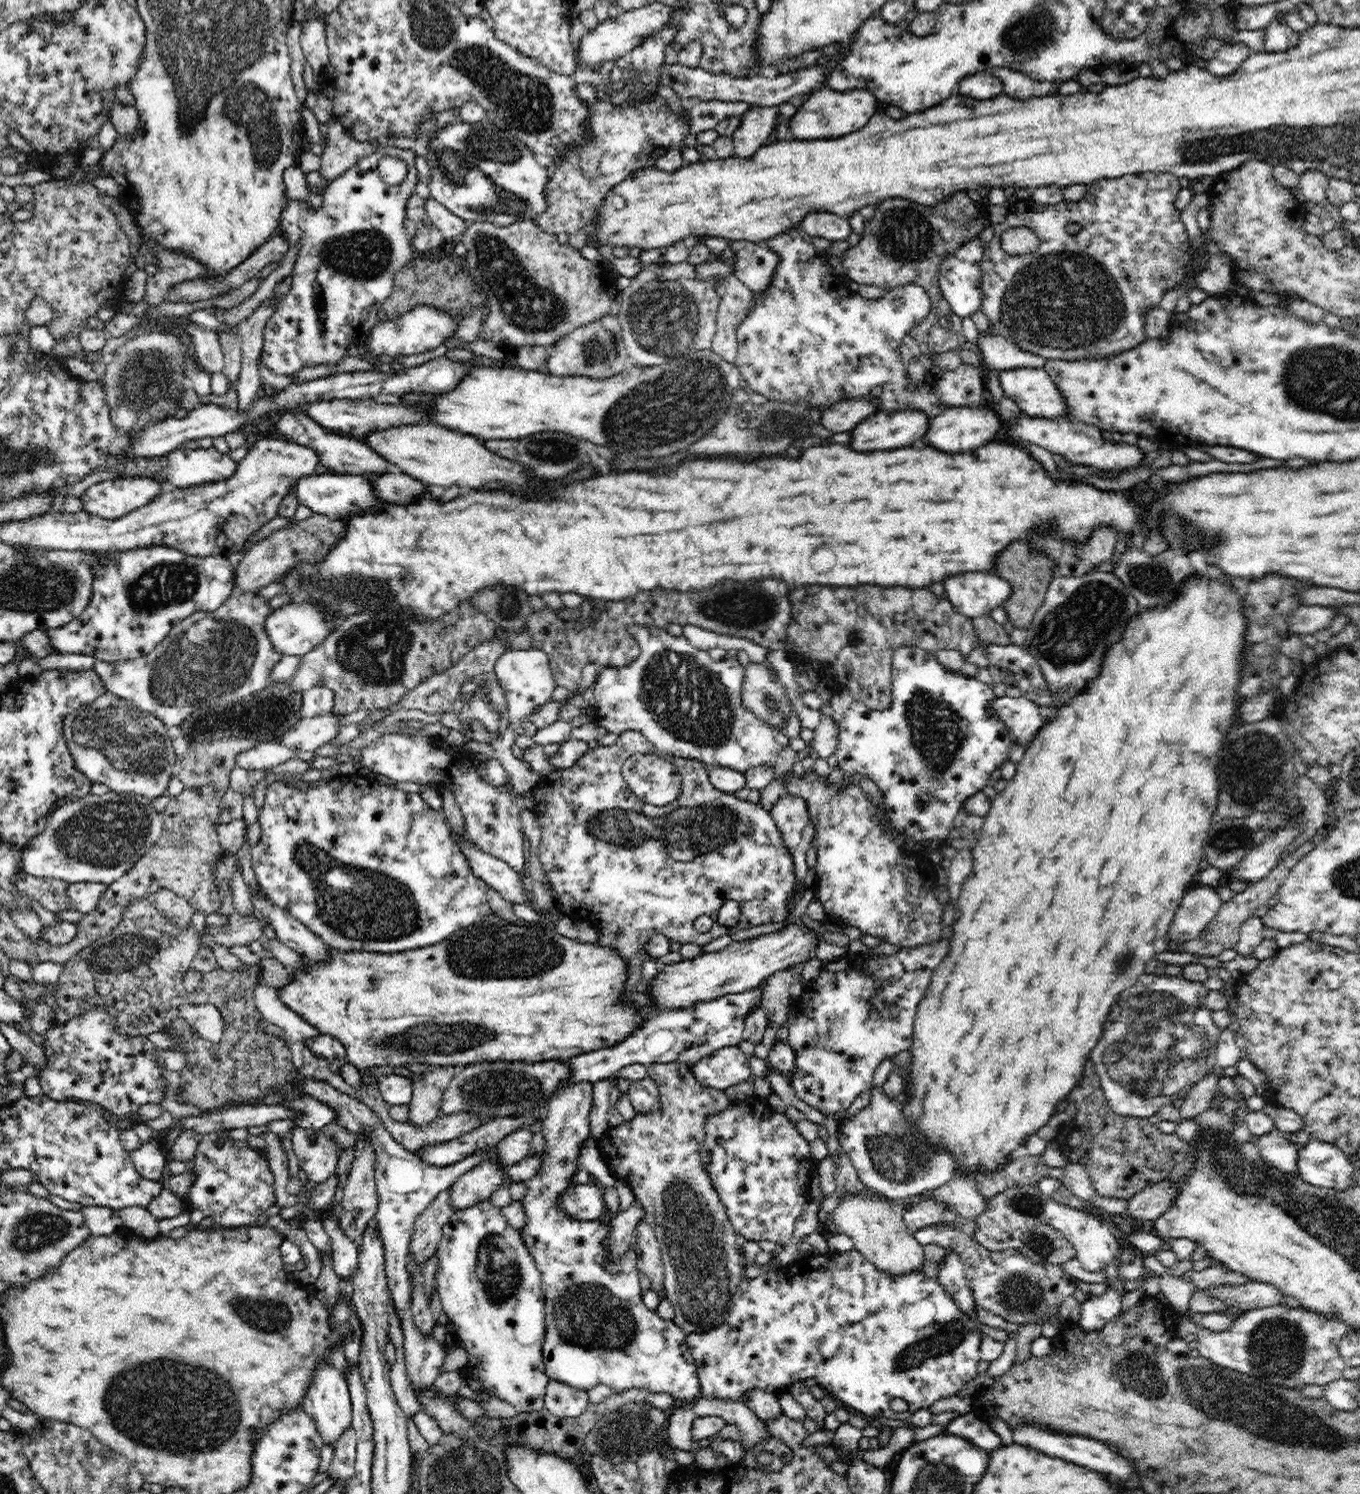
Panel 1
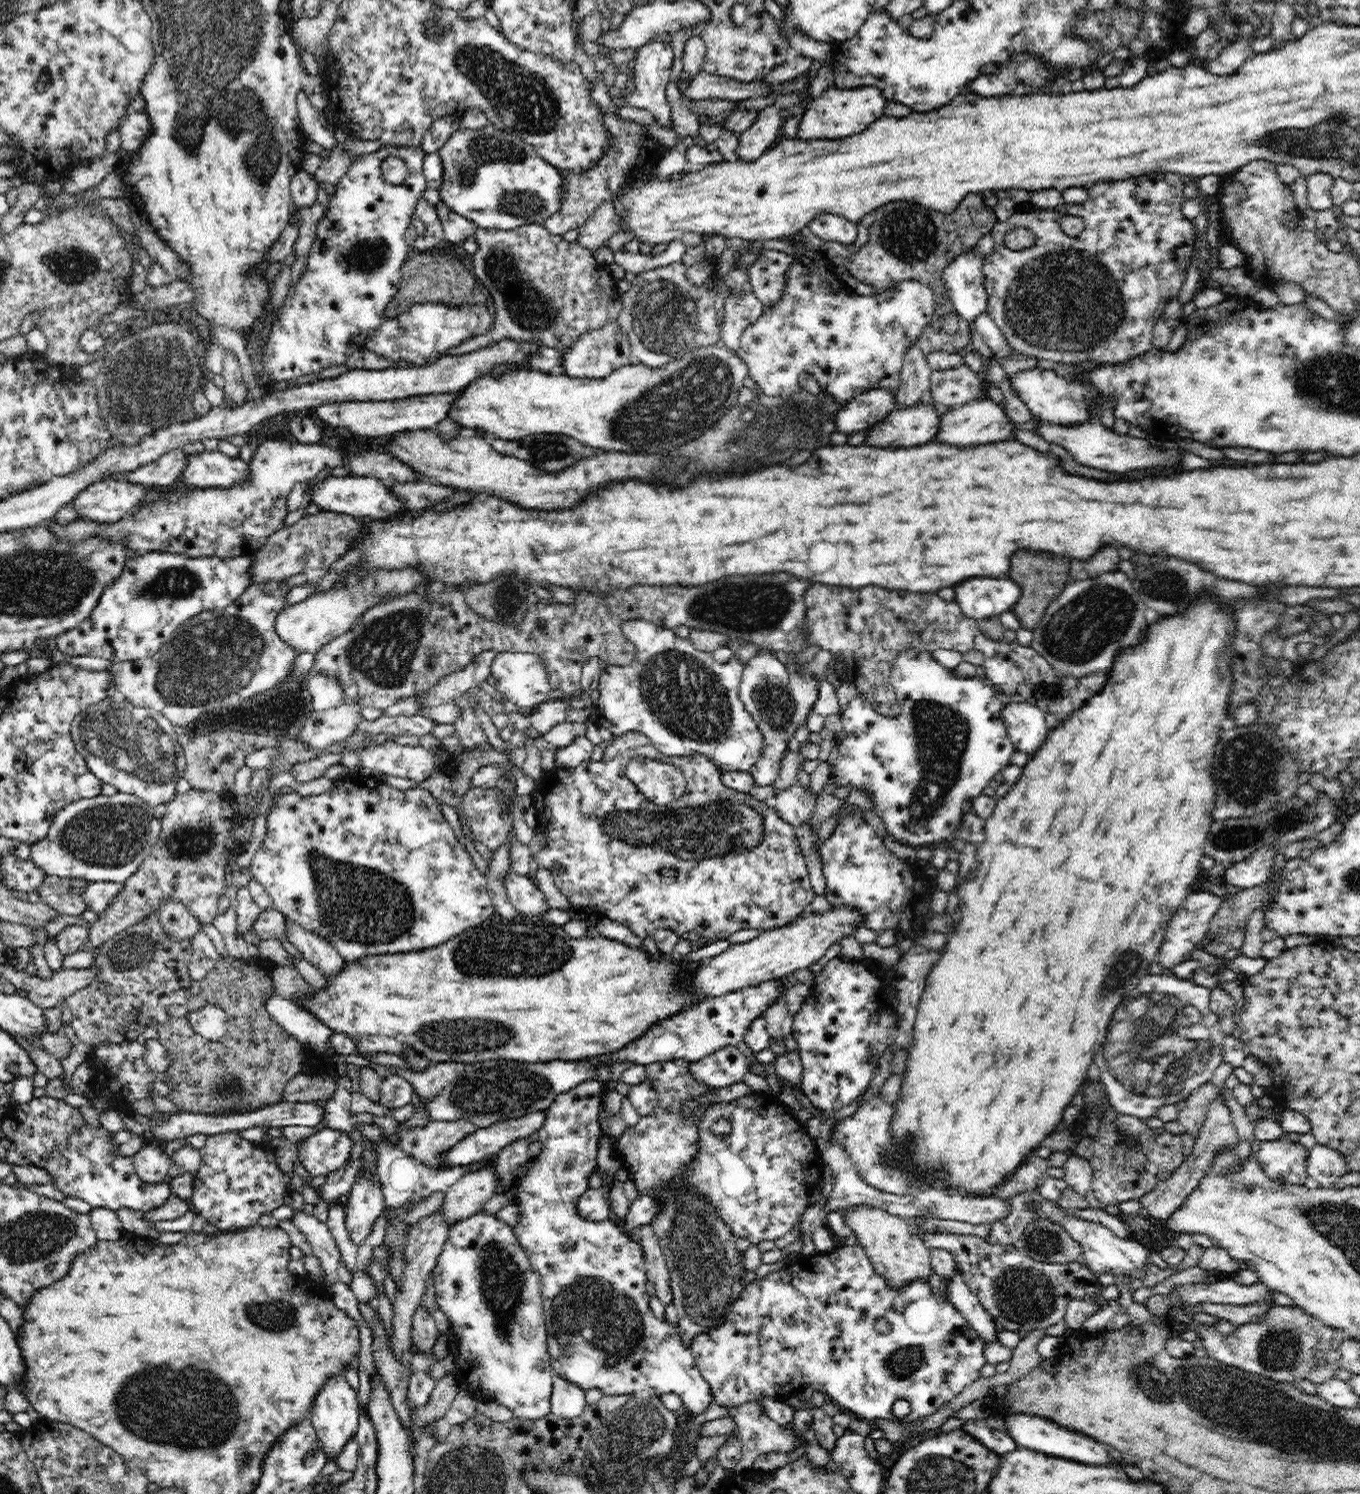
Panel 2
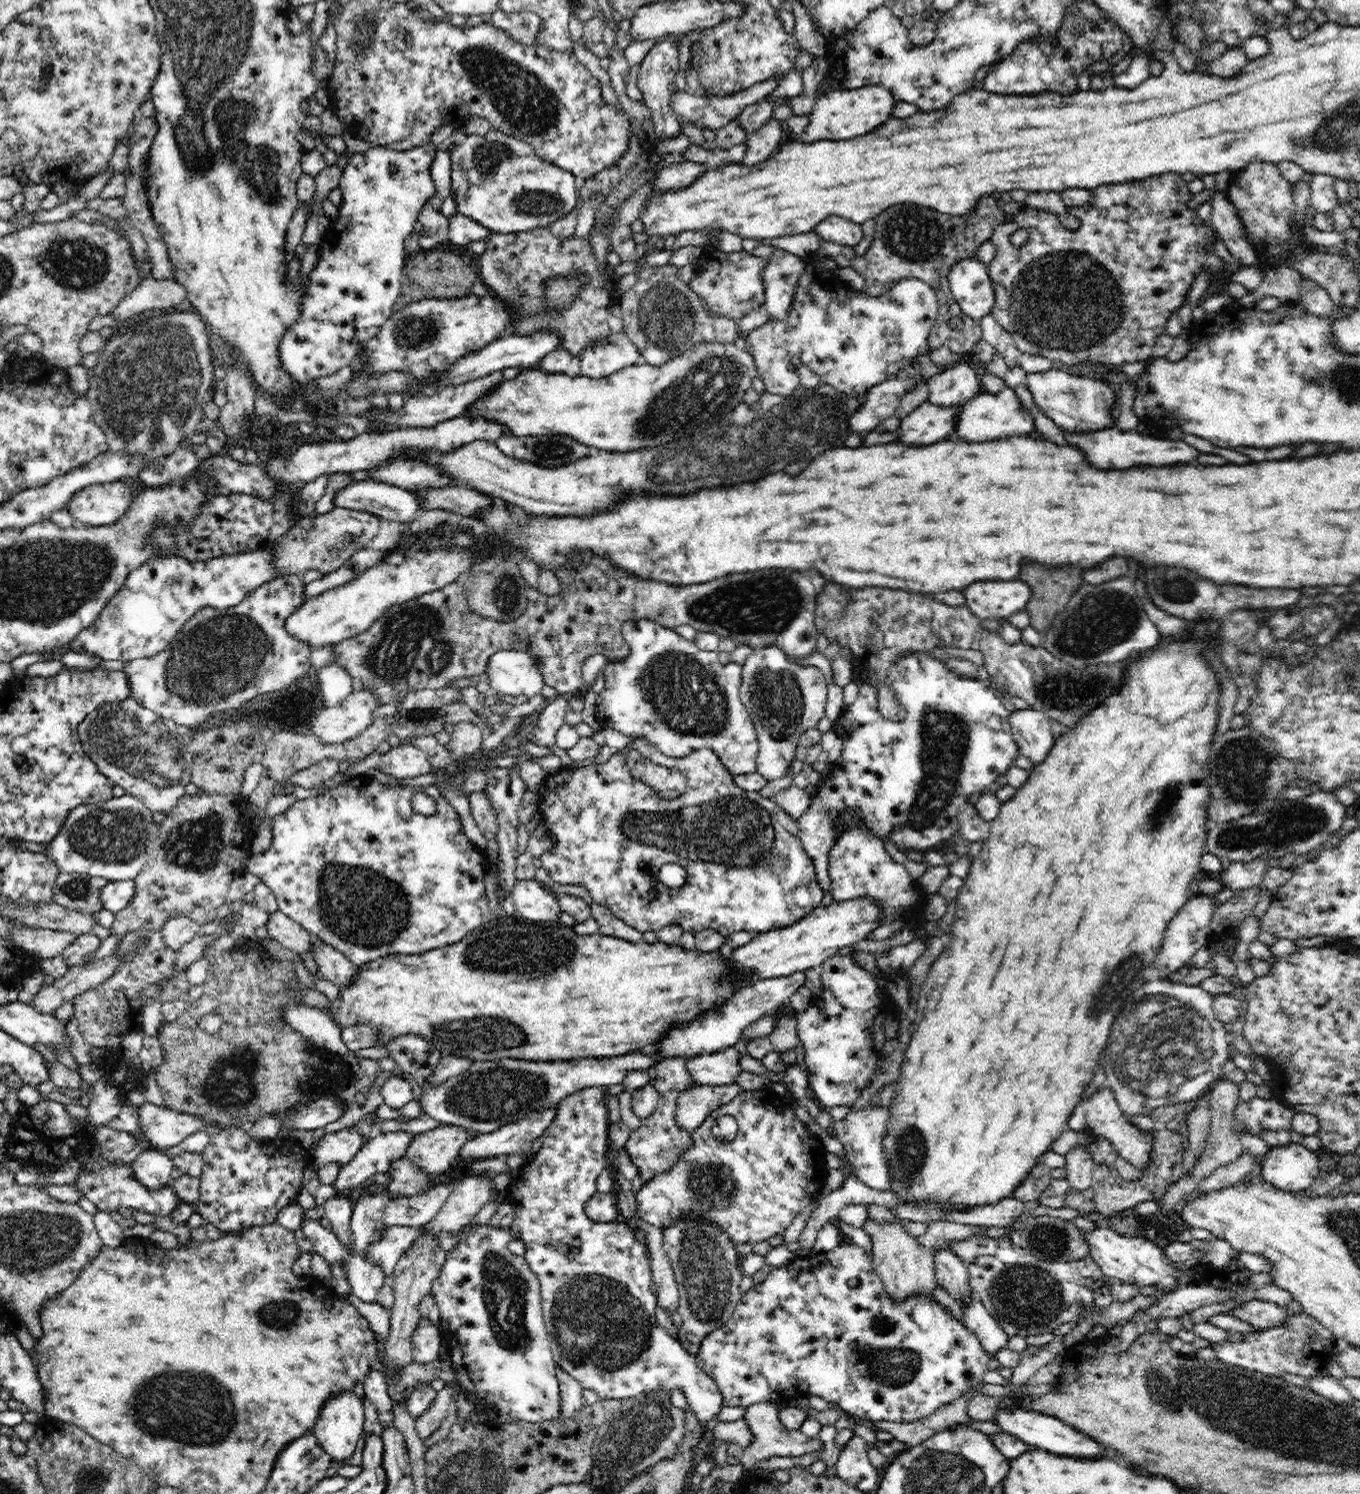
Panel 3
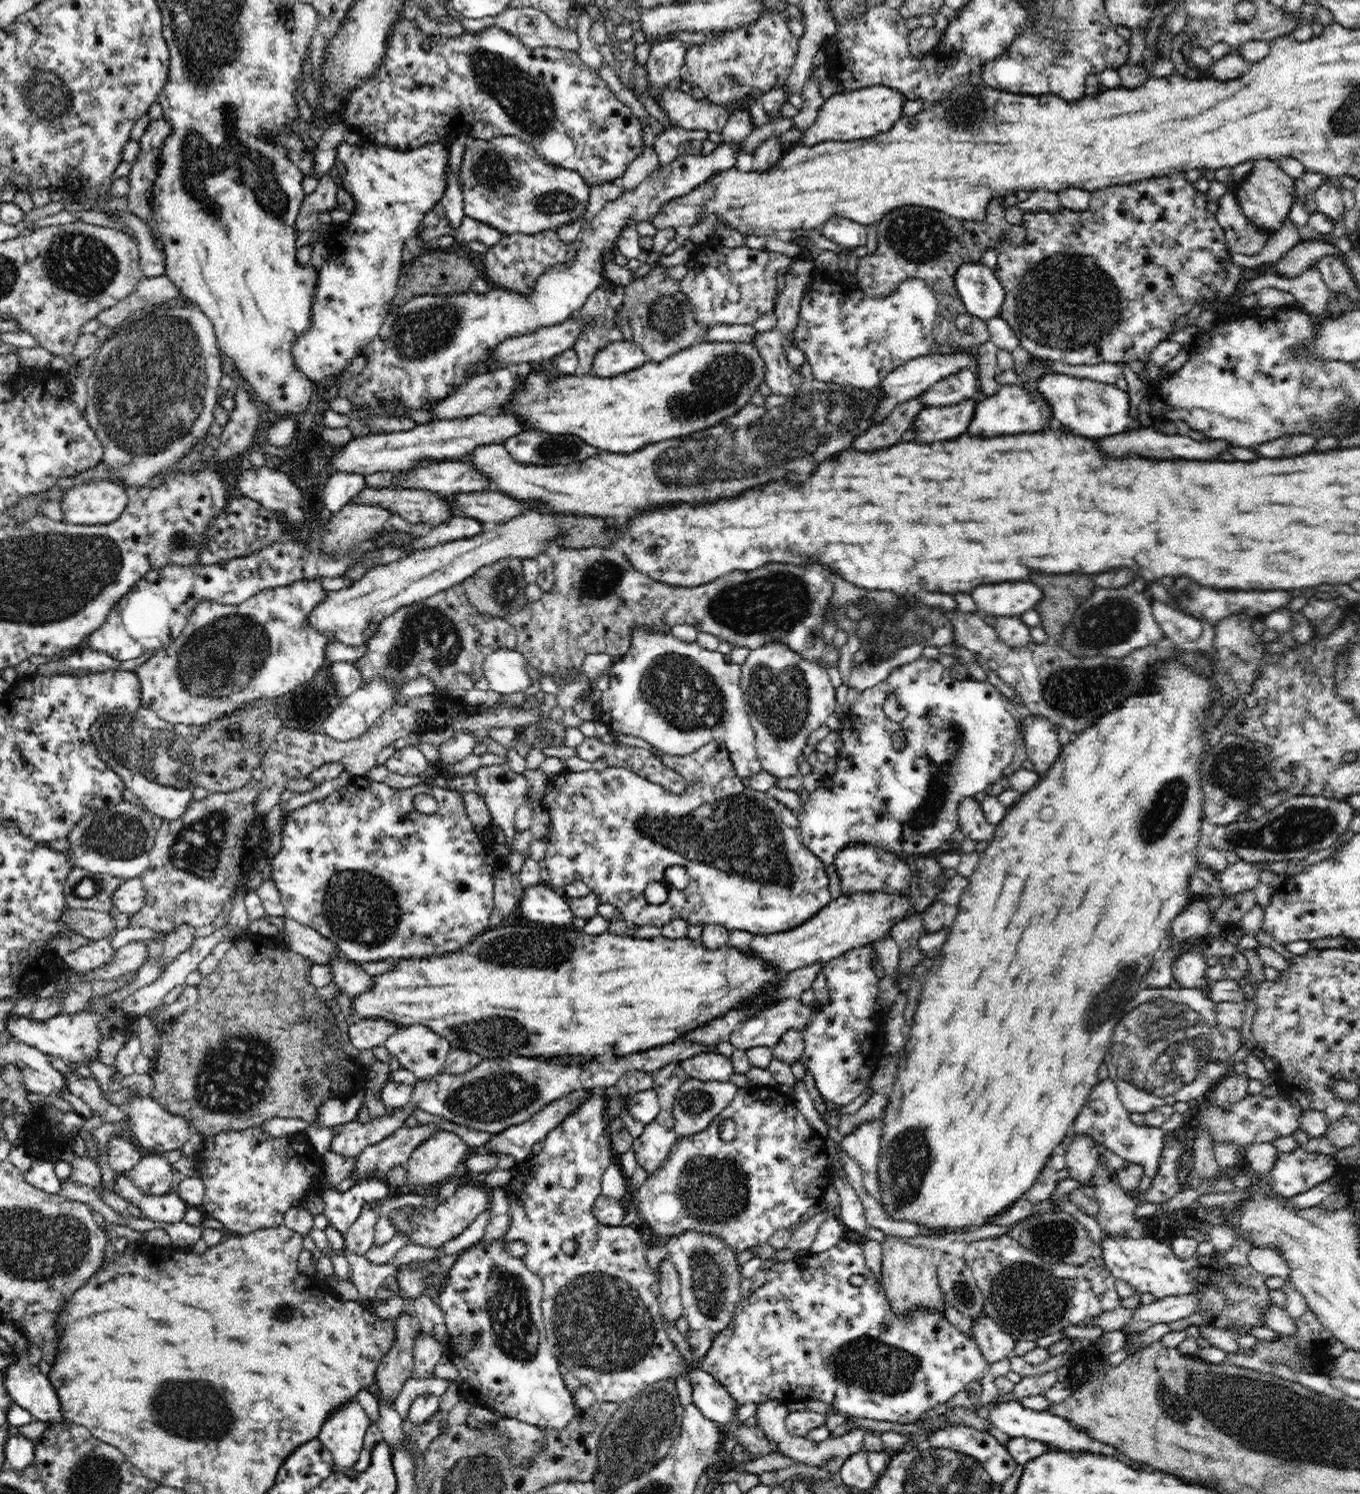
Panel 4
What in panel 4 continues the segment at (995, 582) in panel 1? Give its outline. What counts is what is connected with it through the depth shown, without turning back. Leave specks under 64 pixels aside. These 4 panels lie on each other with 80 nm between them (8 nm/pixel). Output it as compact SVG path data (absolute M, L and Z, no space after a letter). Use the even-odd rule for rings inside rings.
M1030 580L979 585L970 594L978 614L994 617L1022 614L1033 609L1043 597L1043 592Z

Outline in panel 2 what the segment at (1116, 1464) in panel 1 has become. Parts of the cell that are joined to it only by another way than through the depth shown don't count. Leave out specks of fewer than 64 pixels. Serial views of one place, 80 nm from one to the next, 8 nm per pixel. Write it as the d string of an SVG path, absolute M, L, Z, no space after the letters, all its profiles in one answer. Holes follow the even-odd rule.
M1010 1414L1004 1415L1005 1426L1009 1430L1009 1435L1014 1439L1018 1447L1024 1447L1036 1452L1044 1453L1048 1456L1060 1457L1066 1460L1079 1461L1082 1464L1114 1464L1109 1447L1104 1443L1094 1440L1076 1431L1068 1430L1064 1426L1044 1418L1043 1416L1032 1416L1030 1414Z

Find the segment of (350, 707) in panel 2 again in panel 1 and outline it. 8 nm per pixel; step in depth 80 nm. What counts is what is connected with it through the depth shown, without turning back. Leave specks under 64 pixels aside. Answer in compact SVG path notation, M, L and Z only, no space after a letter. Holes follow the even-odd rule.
M330 711L316 718L300 719L296 726L278 739L278 742L291 749L314 751L323 744L328 744L338 734L340 730L336 723L338 716L342 714Z

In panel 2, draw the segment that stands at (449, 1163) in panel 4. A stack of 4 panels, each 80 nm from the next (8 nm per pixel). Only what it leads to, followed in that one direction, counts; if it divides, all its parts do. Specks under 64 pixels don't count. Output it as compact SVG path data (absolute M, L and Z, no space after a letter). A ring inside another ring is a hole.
M432 1120L424 1128L398 1130L399 1148L429 1168L446 1168L443 1156L477 1127L468 1120Z

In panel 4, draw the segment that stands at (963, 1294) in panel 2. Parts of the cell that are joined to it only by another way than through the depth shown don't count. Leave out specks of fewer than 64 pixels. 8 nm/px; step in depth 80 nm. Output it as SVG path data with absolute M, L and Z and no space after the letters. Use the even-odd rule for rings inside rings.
M988 1315L972 1321L972 1334L988 1364L1013 1356L1015 1338L1004 1332Z

